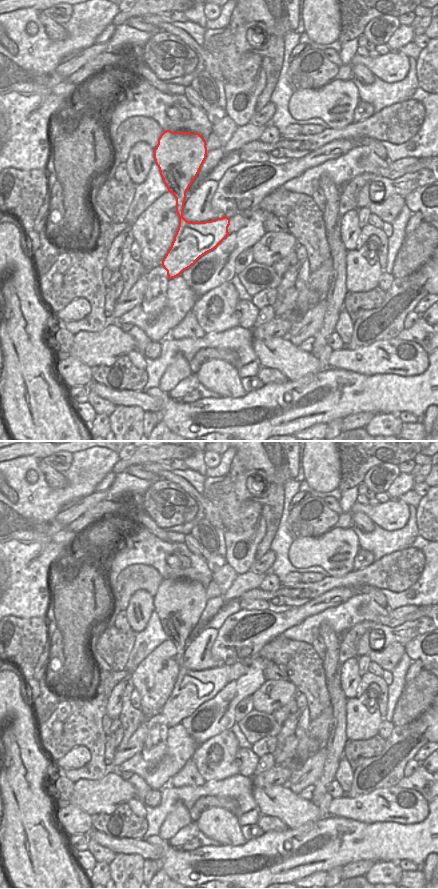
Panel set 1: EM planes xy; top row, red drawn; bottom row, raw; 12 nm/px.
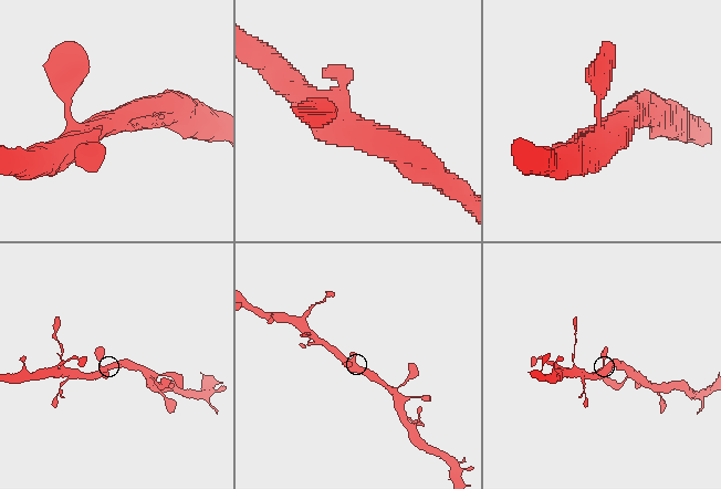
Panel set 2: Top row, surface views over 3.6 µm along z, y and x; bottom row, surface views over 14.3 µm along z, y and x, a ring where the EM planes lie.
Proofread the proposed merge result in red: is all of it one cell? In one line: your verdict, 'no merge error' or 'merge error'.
no merge error

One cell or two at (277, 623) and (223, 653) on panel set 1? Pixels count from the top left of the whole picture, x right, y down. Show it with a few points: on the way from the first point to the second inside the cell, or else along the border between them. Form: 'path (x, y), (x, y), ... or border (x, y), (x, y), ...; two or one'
path (262, 633), (241, 643), (230, 643); one

